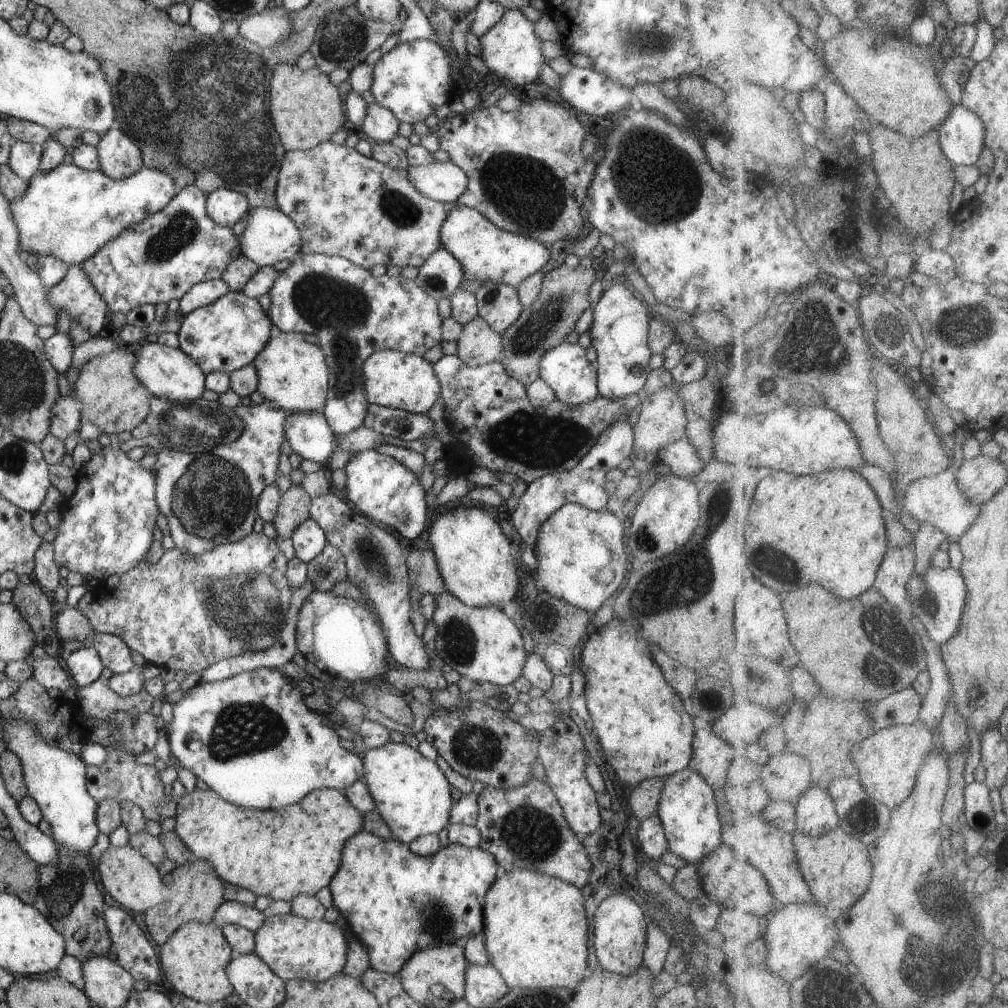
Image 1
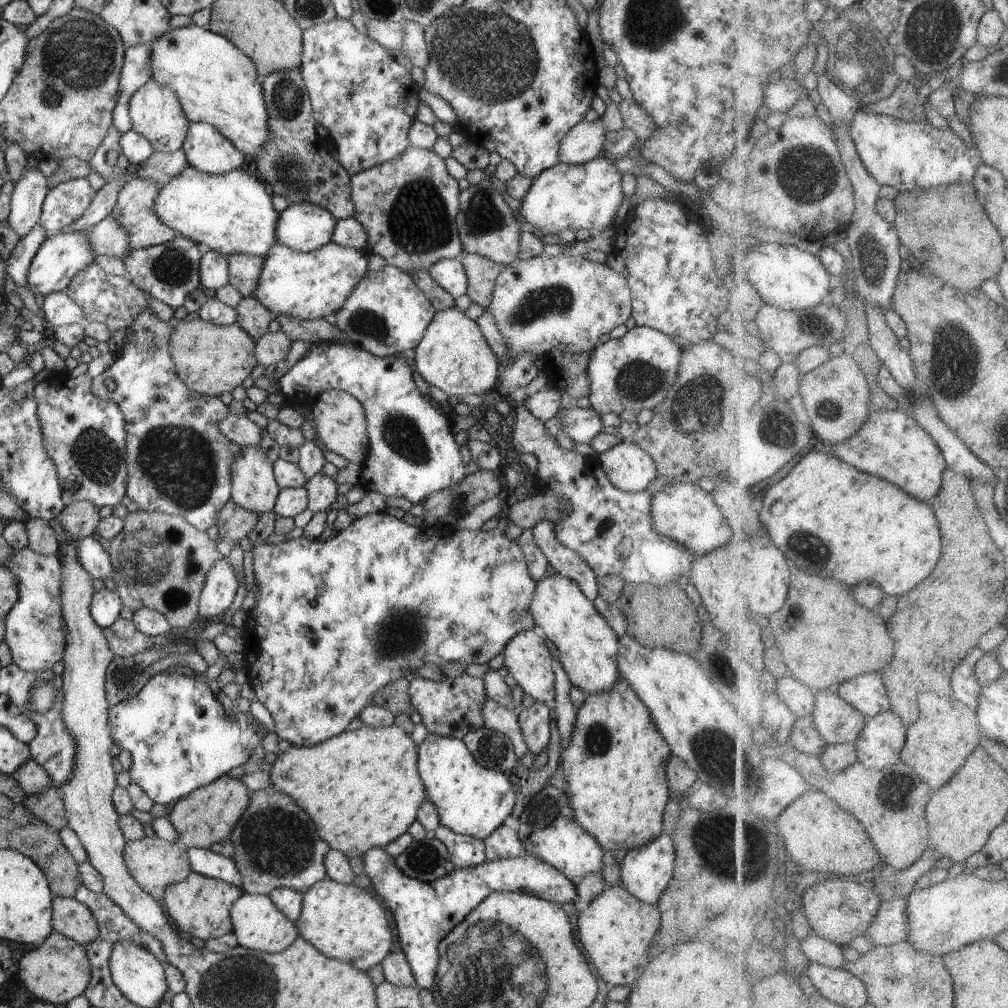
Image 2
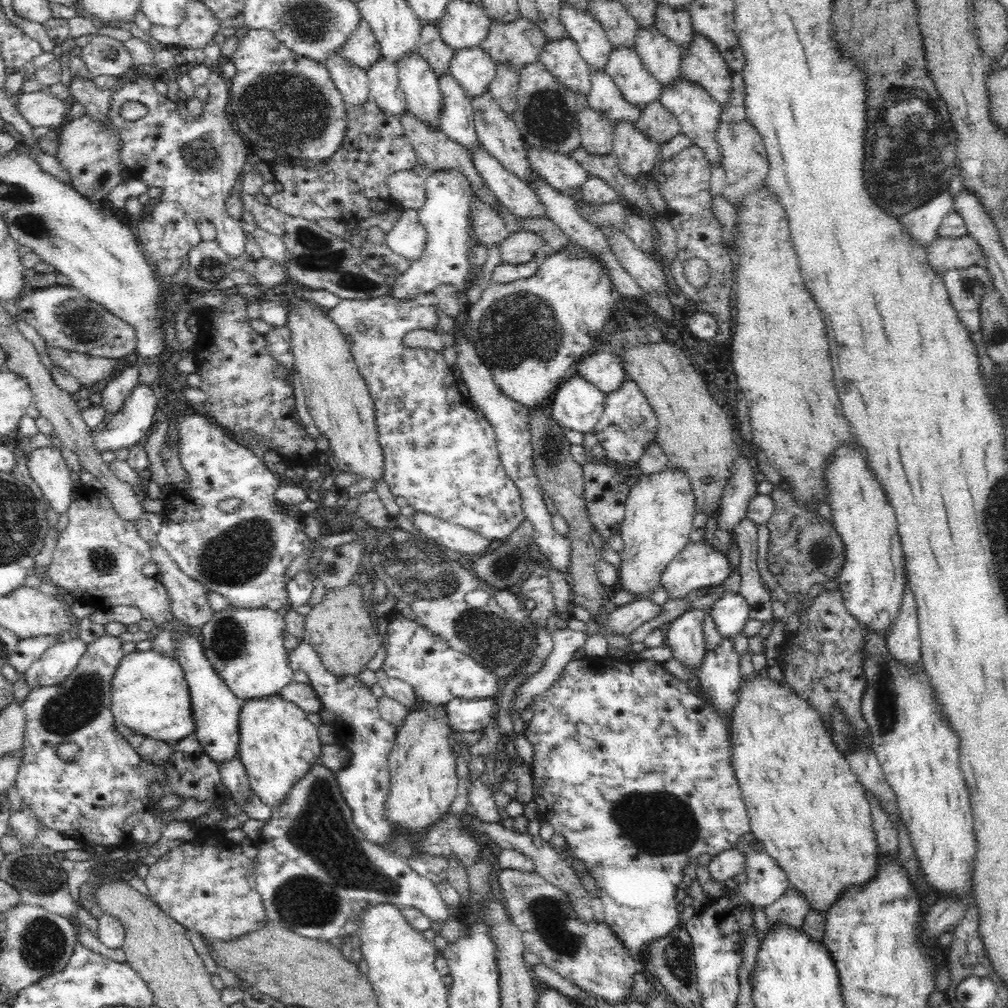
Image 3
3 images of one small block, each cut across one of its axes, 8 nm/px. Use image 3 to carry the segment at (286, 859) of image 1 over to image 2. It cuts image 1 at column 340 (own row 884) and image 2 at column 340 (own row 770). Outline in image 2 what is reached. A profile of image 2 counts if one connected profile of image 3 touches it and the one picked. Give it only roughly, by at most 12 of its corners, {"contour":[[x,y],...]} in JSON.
{"contour":[[396,725],[290,745],[270,786],[349,859],[427,800]]}

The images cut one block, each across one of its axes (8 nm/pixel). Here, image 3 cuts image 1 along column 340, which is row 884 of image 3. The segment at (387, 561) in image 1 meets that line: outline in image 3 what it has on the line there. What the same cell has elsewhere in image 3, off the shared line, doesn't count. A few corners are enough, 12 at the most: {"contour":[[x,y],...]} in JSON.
{"contour":[[495,866],[527,952],[612,1005],[642,965],[534,872]]}

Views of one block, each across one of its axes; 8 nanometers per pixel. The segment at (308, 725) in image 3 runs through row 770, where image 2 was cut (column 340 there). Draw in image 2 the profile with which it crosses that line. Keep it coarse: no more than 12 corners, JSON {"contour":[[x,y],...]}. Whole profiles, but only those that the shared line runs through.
{"contour":[[276,242],[251,296],[276,317],[339,311],[368,253]]}

